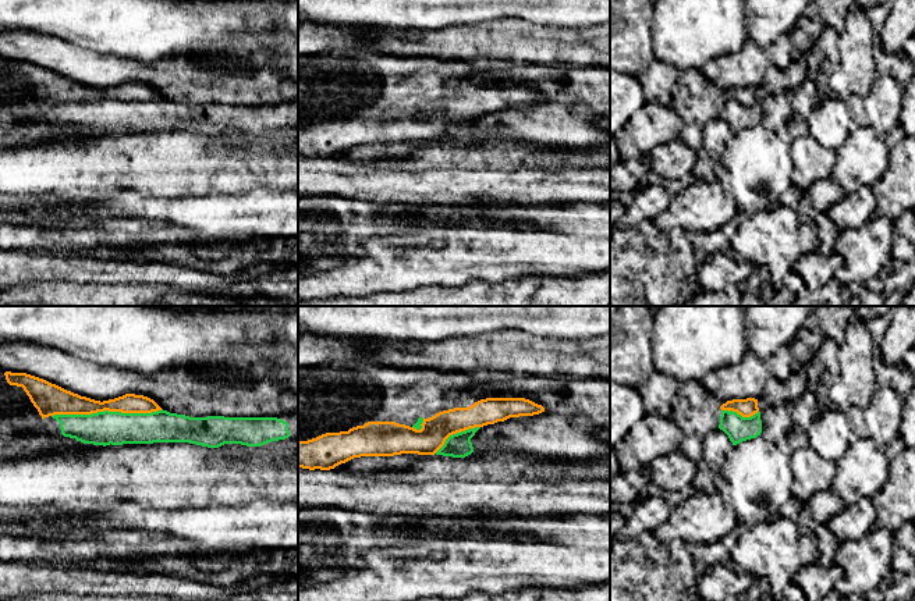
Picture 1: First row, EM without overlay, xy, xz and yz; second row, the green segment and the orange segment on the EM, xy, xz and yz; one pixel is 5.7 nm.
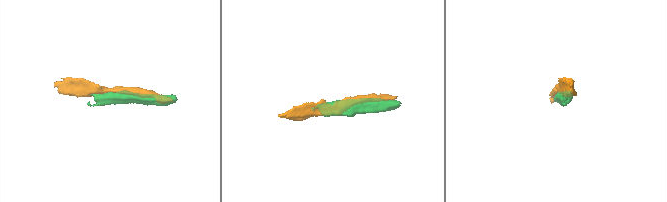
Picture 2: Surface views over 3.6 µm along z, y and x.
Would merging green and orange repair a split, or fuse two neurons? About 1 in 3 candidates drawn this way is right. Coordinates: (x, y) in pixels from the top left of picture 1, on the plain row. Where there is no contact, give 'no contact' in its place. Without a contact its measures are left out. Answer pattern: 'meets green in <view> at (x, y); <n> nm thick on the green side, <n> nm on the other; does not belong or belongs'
meets green in xy at (106, 99); 190 nm thick on the green side, 140 nm on the other; does not belong

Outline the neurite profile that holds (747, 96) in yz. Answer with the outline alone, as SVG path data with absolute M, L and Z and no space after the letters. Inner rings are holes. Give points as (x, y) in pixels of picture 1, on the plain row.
M755 86L727 89L720 95L720 97L737 100L742 106L751 106L759 100L758 88Z

